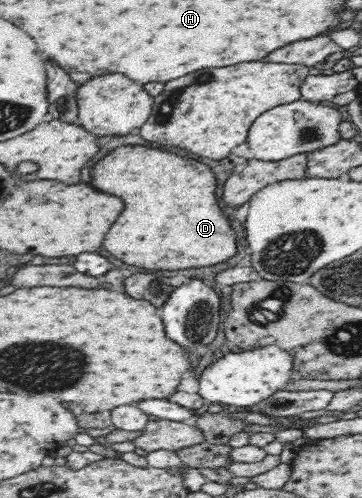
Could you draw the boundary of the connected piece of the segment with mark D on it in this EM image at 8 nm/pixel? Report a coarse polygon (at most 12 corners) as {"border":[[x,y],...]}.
{"border":[[117,147],[91,186],[125,204],[103,248],[145,270],[235,256],[213,172]]}

